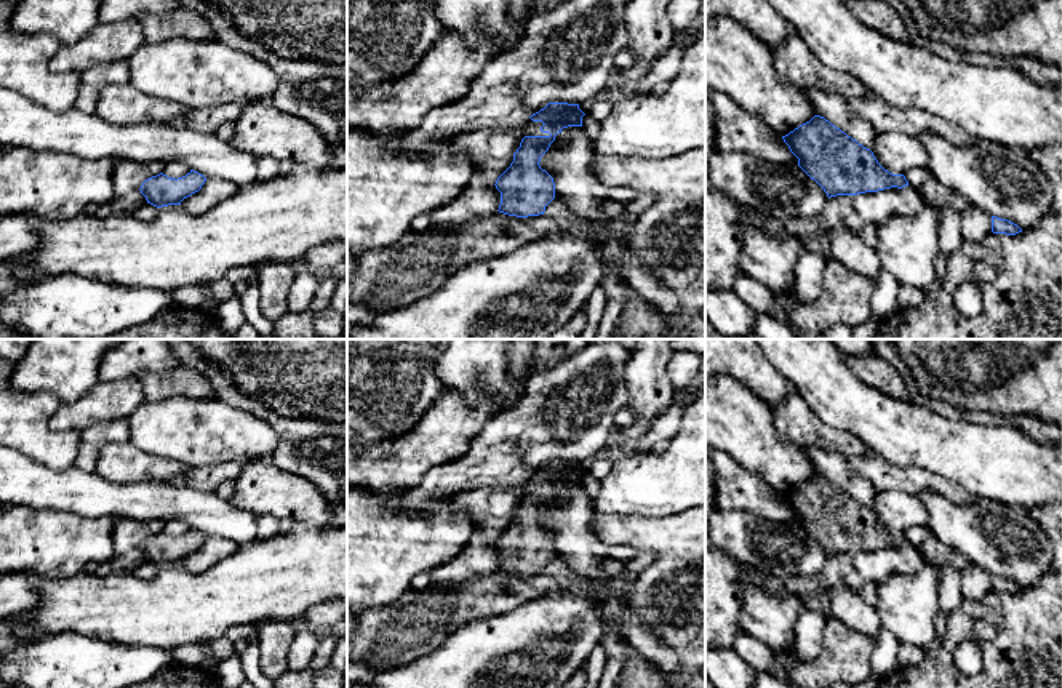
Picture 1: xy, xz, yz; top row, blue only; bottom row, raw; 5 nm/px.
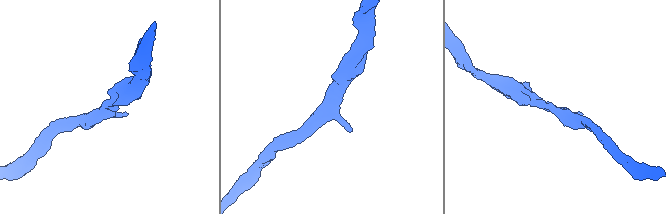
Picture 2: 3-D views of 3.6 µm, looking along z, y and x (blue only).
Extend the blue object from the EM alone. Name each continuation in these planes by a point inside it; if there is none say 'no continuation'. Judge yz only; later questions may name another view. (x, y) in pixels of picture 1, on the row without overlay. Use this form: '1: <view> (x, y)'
no continuation

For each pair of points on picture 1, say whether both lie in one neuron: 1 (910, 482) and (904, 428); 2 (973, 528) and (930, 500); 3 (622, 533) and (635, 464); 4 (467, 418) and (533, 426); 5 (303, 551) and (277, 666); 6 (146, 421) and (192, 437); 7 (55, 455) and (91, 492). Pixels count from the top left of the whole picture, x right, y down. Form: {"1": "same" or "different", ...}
{"1": "different", "2": "same", "3": "different", "4": "different", "5": "different", "6": "same", "7": "different"}

